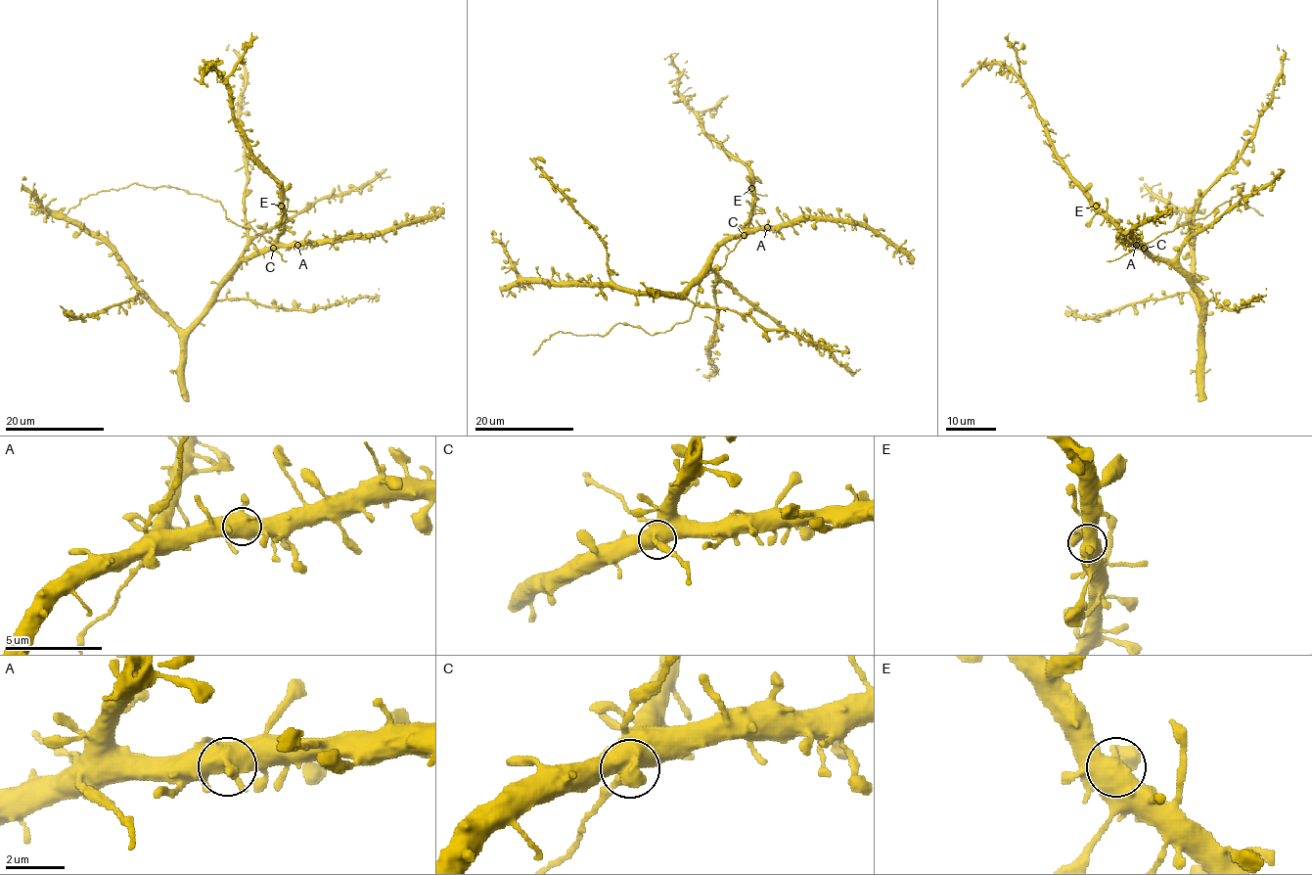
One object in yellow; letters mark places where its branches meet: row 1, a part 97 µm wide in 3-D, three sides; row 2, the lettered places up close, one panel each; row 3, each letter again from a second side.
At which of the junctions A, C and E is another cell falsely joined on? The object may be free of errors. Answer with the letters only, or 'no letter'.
no letter

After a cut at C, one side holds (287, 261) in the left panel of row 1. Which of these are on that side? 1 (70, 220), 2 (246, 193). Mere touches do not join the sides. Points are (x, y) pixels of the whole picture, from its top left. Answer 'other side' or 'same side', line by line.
1: other side
2: other side

